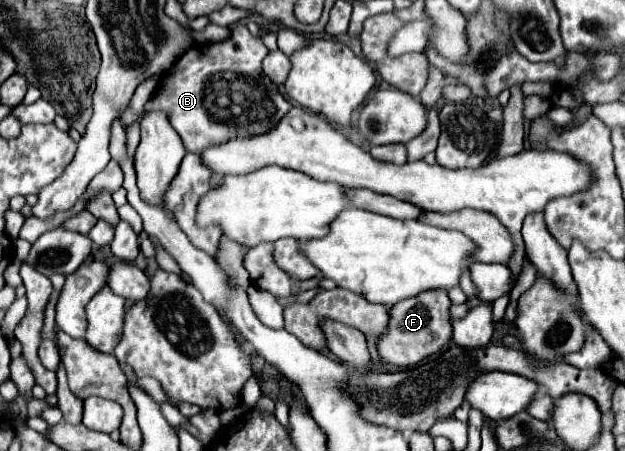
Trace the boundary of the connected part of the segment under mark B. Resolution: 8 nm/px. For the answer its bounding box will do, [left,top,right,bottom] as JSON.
[145,25,291,153]

